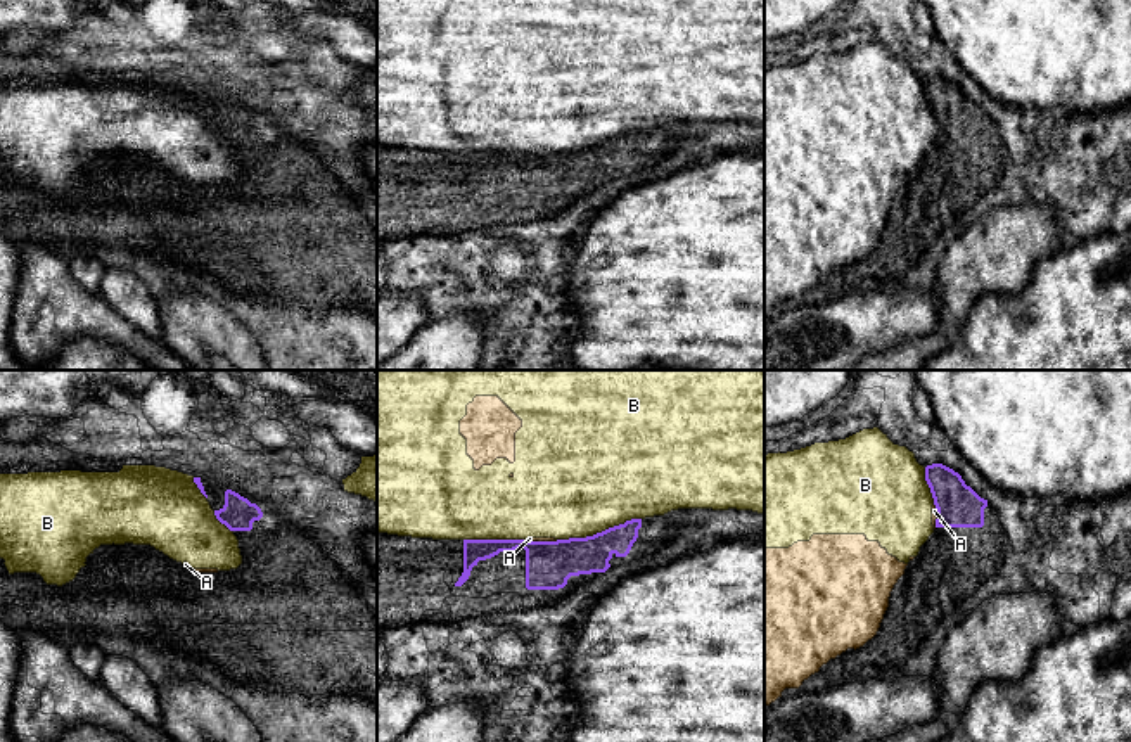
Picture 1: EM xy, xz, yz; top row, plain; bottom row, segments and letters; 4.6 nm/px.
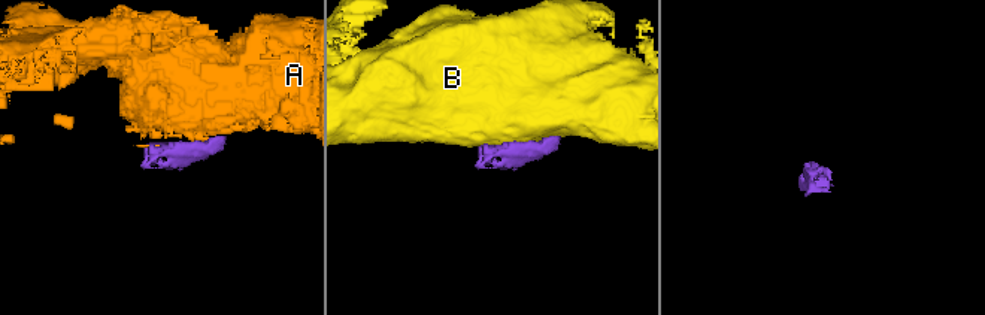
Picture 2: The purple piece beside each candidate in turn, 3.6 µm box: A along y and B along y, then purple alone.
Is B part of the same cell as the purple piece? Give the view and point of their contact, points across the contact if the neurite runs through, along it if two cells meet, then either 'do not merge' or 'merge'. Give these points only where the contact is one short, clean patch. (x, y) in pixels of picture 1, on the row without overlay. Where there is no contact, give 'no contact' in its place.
contact xz (599, 146); do not merge

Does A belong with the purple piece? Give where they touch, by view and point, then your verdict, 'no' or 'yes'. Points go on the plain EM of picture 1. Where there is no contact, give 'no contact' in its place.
meets purple in xz at (543, 154); no

